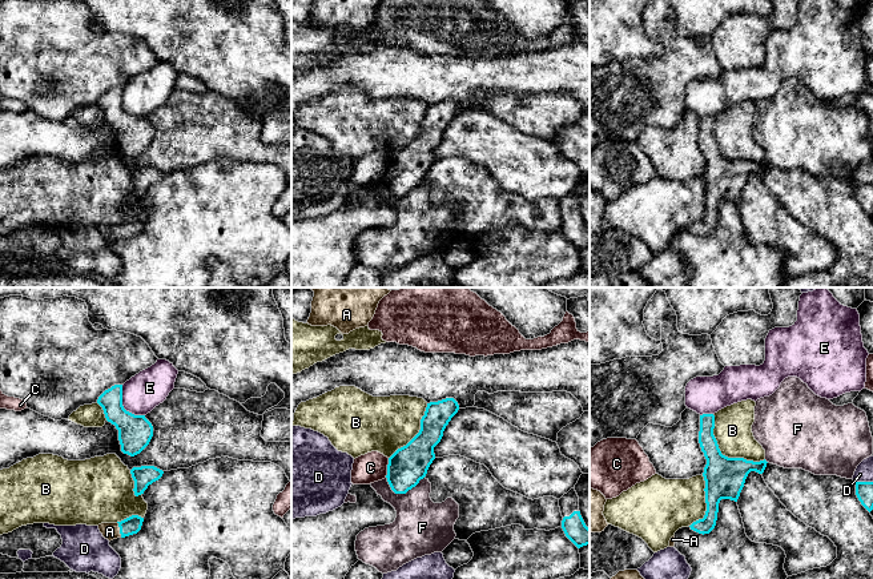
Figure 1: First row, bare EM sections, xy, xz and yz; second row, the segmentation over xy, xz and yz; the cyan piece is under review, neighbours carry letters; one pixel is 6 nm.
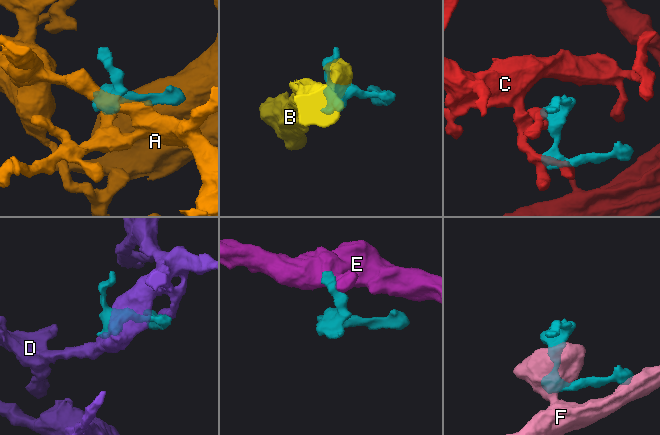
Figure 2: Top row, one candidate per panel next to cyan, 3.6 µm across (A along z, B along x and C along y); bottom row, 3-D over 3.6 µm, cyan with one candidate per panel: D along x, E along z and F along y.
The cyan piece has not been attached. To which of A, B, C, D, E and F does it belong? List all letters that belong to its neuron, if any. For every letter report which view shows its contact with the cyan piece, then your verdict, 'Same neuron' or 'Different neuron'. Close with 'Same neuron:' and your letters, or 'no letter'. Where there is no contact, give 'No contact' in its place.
A: Touches cyan in xy. Same neuron
B: Touches cyan in yz. Different neuron
C: Touches cyan in xz. Different neuron
D: Touches cyan in yz. Different neuron
E: Touches cyan in xy. Different neuron
F: Touches cyan in xz. Different neuron
Same neuron: A

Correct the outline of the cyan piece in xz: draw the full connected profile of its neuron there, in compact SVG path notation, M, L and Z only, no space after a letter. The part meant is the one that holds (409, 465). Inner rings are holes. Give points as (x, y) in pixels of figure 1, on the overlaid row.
M454 398L427 403L419 433L389 458L386 478L395 494L406 494L426 477L435 459L434 447L458 410Z

